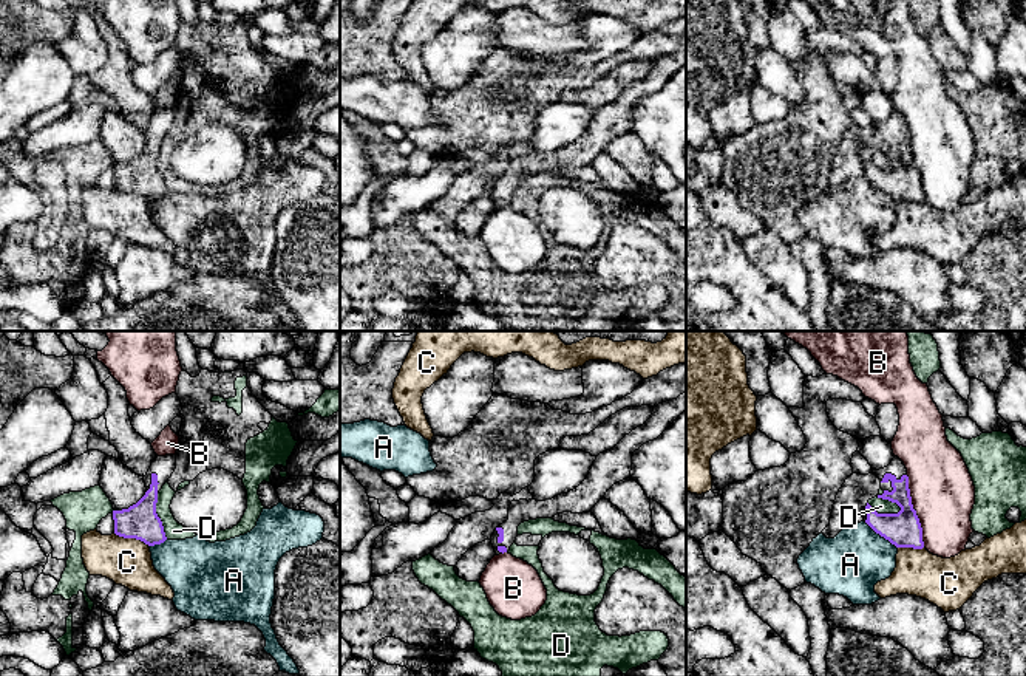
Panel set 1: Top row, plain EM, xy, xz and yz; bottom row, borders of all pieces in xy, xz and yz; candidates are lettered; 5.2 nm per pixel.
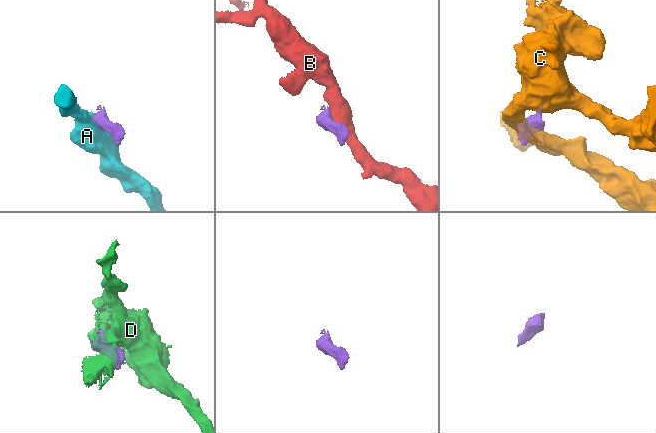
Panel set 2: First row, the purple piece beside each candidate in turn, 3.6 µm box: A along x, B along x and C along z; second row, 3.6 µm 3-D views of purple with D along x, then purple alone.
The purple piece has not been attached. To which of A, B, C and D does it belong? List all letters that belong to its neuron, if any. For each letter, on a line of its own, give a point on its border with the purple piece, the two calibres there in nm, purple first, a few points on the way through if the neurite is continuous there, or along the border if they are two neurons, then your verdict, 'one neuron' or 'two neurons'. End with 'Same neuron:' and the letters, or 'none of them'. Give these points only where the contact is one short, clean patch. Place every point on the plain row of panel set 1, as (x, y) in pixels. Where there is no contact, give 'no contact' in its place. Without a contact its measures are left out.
A: yz (881, 189) | 190/320 nm | along yz (864, 175), (896, 201) | two neurons
B: yz (915, 164) | 190/340 nm | along yz (906, 129), (910, 157), (921, 181), (924, 200) | two neurons
C: xy (132, 191) | 190/240 nm | along xy (115, 186), (139, 192), (149, 198) | two neurons
D: yz (884, 167) | 190/80 nm | two neurons
Same neuron: none of them

